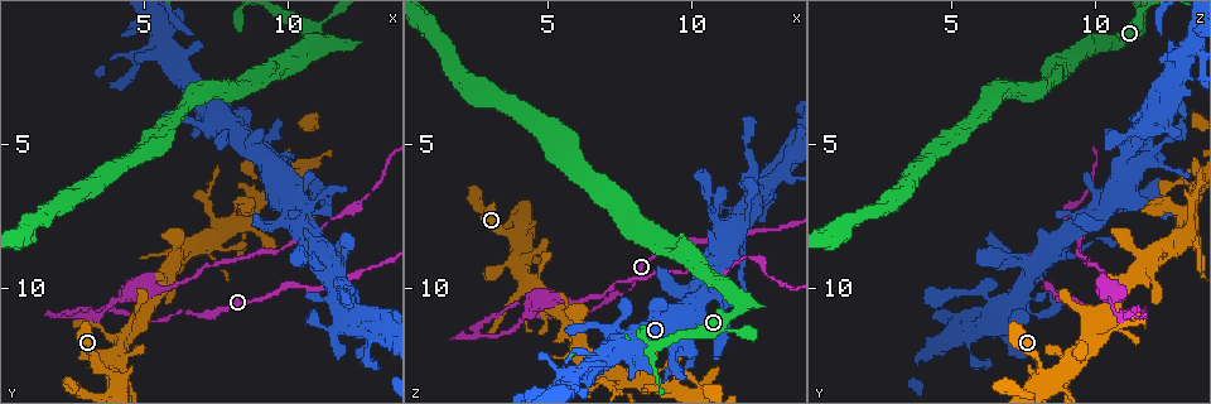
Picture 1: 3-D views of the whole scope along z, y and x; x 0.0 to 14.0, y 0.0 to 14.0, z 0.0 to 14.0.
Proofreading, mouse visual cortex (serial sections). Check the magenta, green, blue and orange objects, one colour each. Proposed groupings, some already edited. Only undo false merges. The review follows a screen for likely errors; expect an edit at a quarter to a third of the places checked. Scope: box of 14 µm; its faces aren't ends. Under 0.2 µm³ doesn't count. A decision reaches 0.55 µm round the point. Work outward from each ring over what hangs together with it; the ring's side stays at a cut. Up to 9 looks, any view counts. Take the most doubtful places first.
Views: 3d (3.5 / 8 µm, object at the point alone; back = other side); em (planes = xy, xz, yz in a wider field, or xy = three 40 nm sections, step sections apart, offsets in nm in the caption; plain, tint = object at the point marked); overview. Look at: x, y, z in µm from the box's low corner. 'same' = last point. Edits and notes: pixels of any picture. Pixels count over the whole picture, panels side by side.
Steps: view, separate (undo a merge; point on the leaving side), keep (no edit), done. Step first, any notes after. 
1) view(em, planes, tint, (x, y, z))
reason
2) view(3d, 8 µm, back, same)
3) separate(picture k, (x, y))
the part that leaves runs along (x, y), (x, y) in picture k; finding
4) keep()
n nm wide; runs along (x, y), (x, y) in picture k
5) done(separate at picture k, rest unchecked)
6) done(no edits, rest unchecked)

view(3d, 3.5 µm, back, (2.2, 11.0, 11.6))
abrupt turn

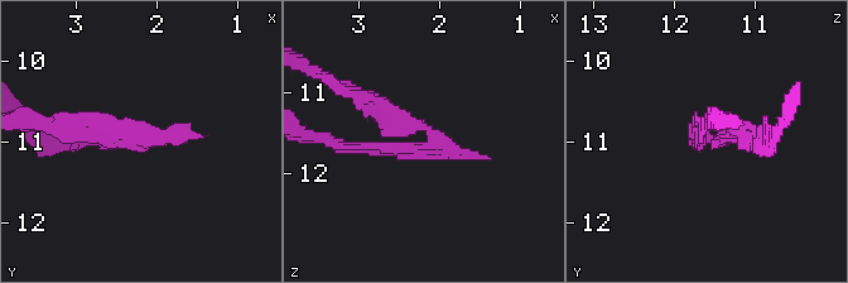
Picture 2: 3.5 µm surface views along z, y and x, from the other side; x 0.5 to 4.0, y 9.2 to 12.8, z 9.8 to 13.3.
view(em, xy, step 1, tint, (2.05, 11.00, 11.60))
shape alone is not enough

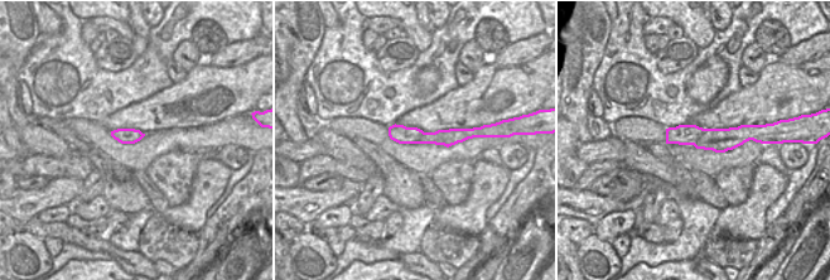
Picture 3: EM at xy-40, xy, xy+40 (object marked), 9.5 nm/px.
separate(picture 2, (384, 130))
170 nm wide; the part that leaves runs along (433, 139), (409, 116), (332, 81) in picture 2; a second cell is stuck on

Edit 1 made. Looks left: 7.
view(3d, 3.5 µm, (11.0, 6.9, 10.7))
narrows sharply

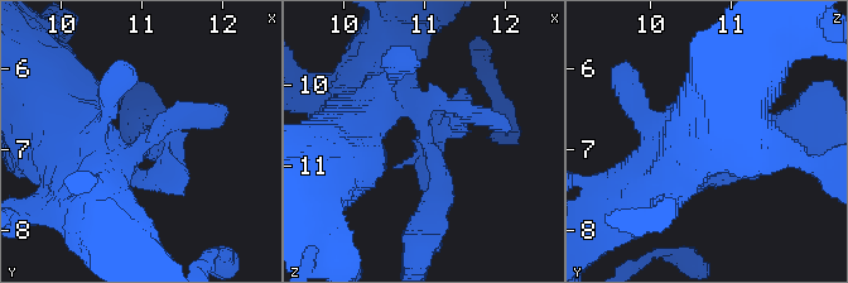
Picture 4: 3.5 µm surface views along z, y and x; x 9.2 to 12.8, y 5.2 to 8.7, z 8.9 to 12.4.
view(em, xy, step 1, tint, same)

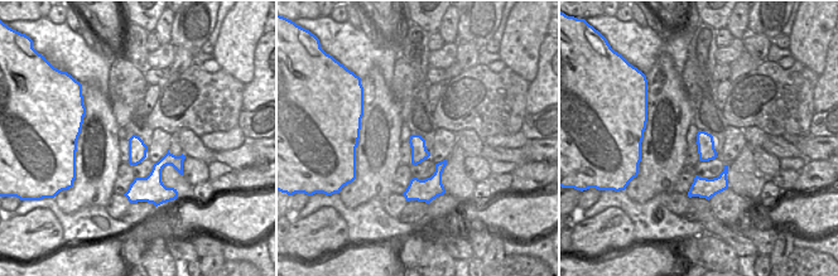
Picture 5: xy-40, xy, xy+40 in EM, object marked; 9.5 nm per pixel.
keep()
runs along (375, 105), (425, 128), (429, 225) in picture 4; continuous, no second cell

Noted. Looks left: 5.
view(3d, 3.5 µm, (4.0, 13.2, 8.4))
looks like a crossing

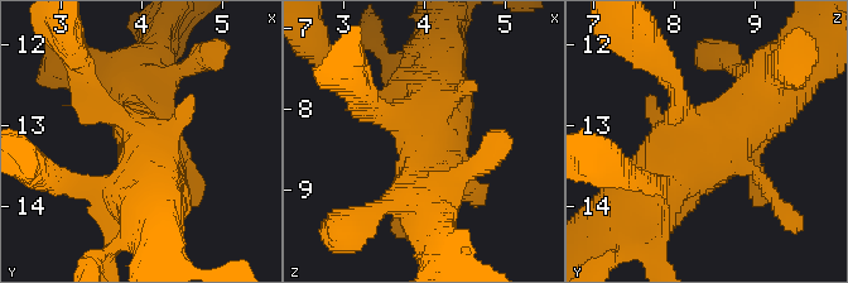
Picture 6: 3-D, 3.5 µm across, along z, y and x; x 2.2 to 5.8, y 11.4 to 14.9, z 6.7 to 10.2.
view(em, xy, step 5, tint, (4.05, 13.15, 8.40))

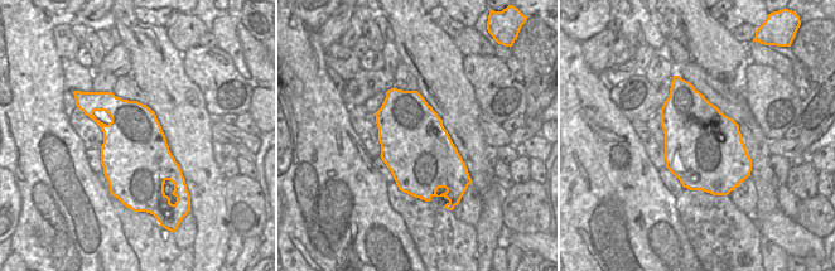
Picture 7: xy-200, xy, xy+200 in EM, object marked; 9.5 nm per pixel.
keep()
runs along (370, 108), (424, 120), (420, 197) in picture 6; one cell here

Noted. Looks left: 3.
view(3d, 3.5 µm, (11.6, 1.5, 10.8))
abrupt turn

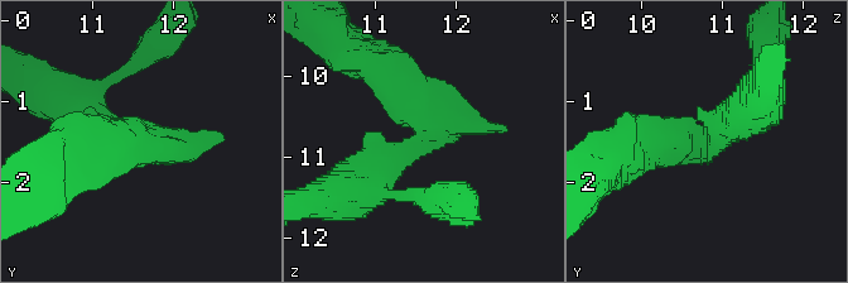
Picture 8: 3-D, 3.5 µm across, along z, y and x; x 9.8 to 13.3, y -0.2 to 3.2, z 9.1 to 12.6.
view(em, planes, tint, (11.60, 1.50, 10.75))

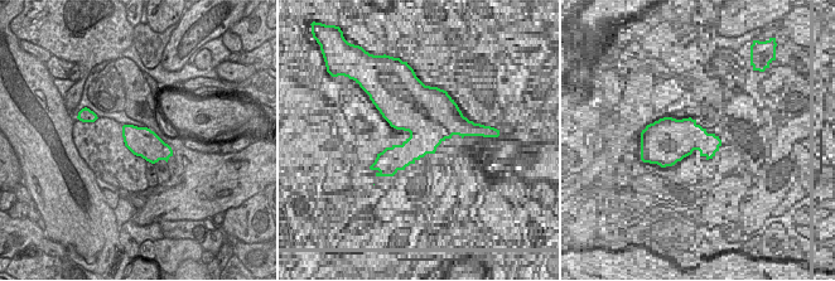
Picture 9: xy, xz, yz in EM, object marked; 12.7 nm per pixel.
separate(picture 8, (420, 101))
the part that leaves runs along (412, 149), (430, 116), (369, 62) in picture 8; two cells meet here

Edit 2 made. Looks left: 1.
done(separate at picture 2, separate at picture 8, rest unchecked)

